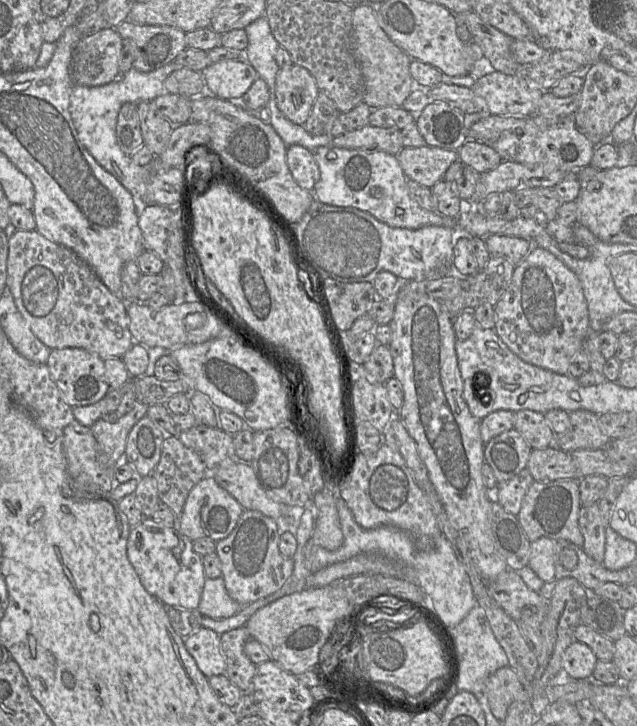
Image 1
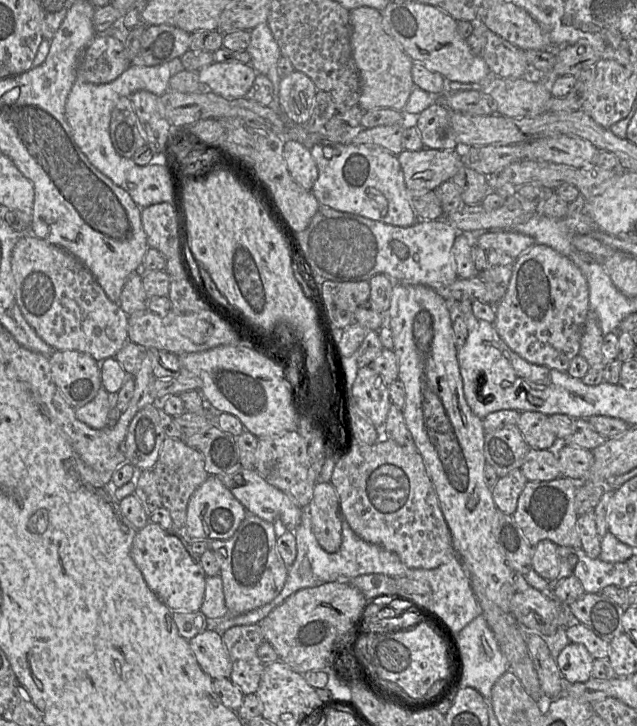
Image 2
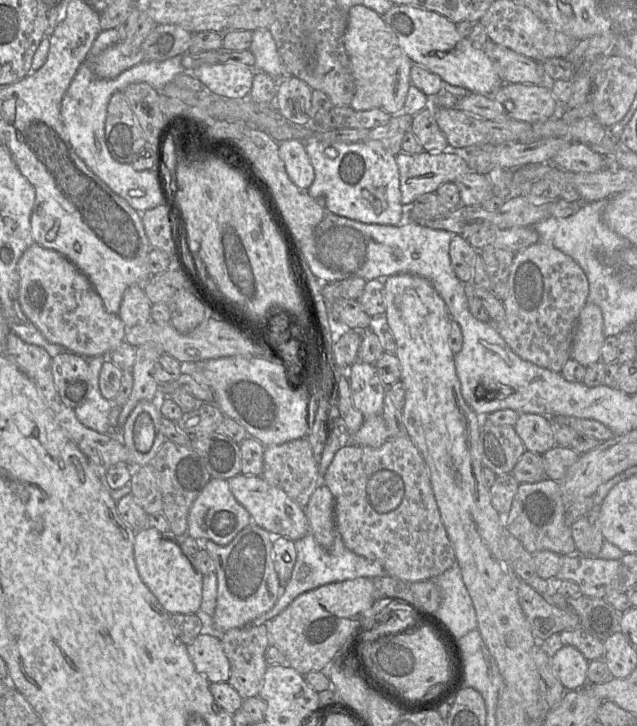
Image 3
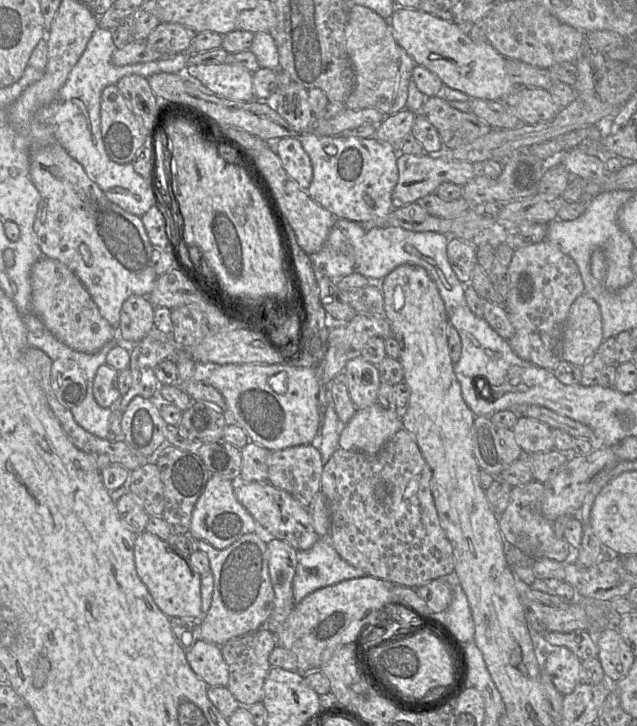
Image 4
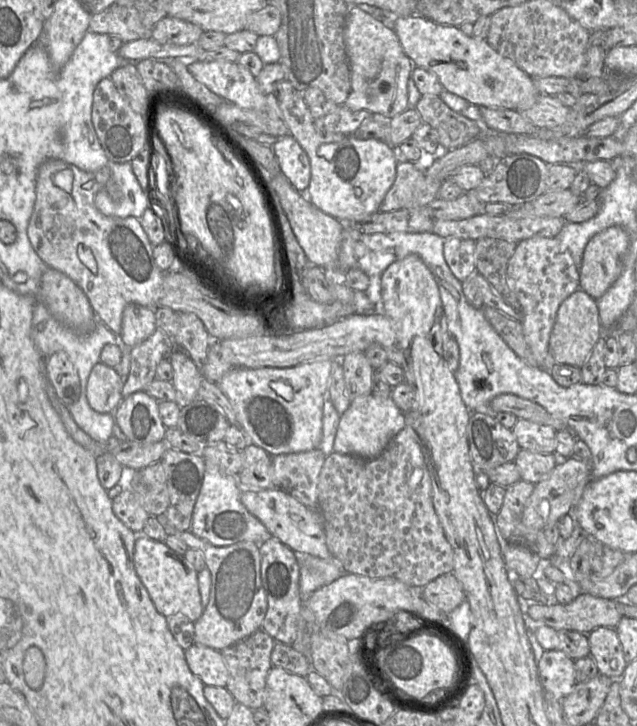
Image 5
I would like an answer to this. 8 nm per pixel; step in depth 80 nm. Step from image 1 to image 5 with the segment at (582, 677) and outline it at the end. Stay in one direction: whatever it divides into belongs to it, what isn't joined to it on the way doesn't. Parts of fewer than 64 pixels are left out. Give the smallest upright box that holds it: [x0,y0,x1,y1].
[537,650,576,701]

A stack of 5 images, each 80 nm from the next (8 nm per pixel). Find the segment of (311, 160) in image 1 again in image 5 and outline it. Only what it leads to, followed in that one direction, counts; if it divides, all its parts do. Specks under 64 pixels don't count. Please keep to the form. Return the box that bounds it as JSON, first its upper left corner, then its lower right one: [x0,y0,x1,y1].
[272,135,310,193]

